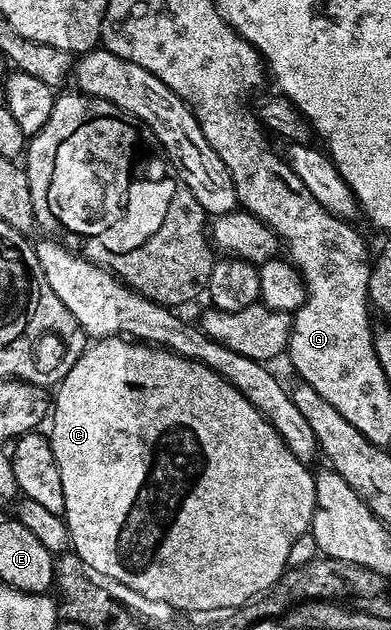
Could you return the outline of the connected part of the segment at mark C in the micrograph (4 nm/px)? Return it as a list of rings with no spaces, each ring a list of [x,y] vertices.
[[[108,336],[105,340],[93,340],[86,347],[85,353],[79,358],[79,362],[75,362],[75,366],[71,366],[71,370],[67,370],[67,374],[61,379],[61,383],[56,385],[55,392],[57,392],[57,400],[55,396],[51,404],[53,432],[50,431],[48,433],[49,445],[53,448],[55,462],[59,466],[59,478],[63,482],[63,502],[65,503],[63,519],[66,527],[69,529],[69,542],[72,551],[76,552],[79,558],[83,558],[83,562],[90,564],[94,570],[99,570],[99,574],[108,574],[109,577],[131,586],[132,592],[143,594],[146,601],[156,602],[161,606],[168,606],[178,613],[181,611],[217,612],[213,614],[221,614],[226,610],[240,608],[241,605],[248,604],[249,601],[255,600],[258,596],[268,592],[285,575],[289,568],[291,546],[295,546],[295,540],[302,536],[303,533],[310,531],[313,522],[313,511],[317,508],[315,476],[312,471],[309,473],[310,469],[299,458],[295,458],[295,454],[291,454],[291,450],[285,445],[281,435],[273,429],[271,422],[266,416],[258,408],[251,406],[251,402],[247,402],[247,398],[243,398],[243,394],[239,394],[239,390],[235,386],[231,386],[231,382],[227,382],[219,374],[215,374],[215,370],[211,370],[194,360],[176,356],[174,352],[169,352],[165,348],[134,342],[120,336]]]

